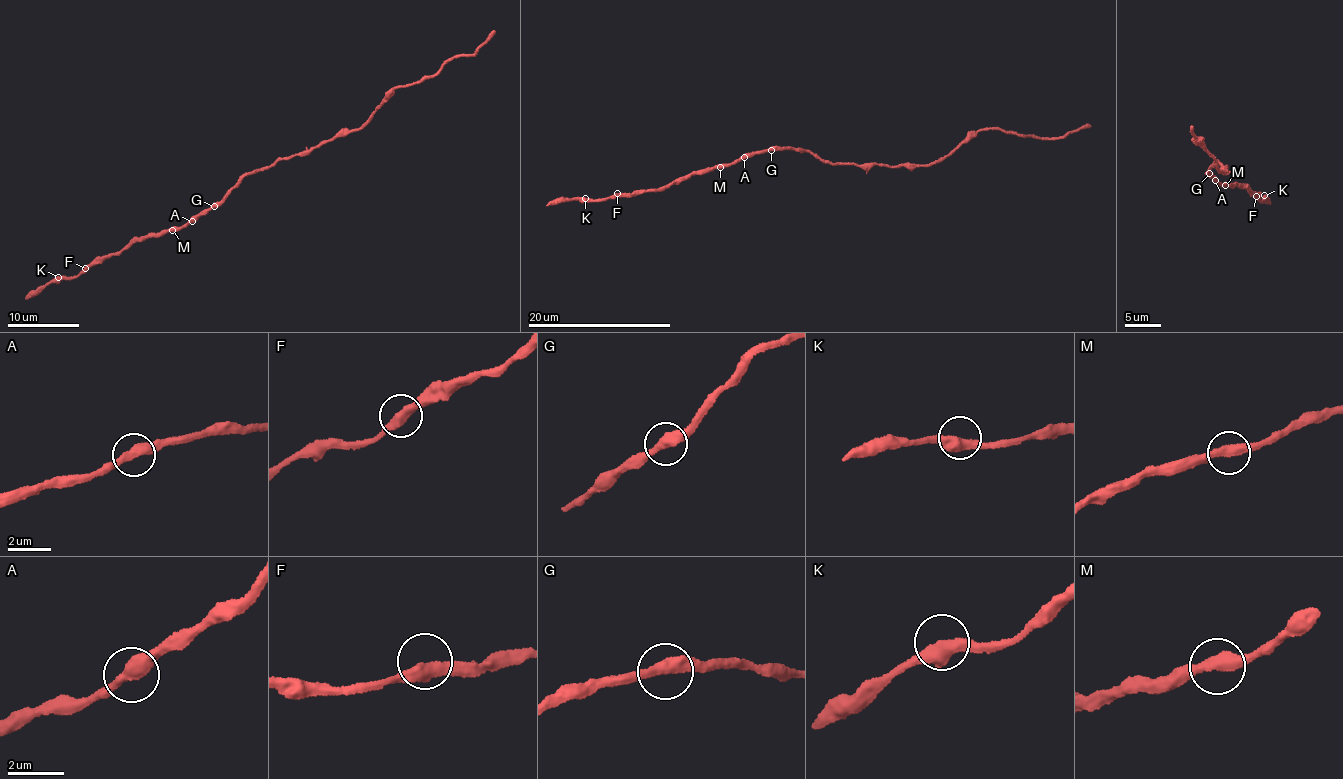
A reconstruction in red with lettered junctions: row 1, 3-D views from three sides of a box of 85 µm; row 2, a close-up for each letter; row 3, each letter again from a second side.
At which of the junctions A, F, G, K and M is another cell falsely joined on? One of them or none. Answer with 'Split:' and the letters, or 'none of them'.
Split: none of them

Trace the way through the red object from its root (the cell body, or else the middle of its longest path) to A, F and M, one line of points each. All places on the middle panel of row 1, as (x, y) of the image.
A: (824, 161), (809, 153), (781, 147), (744, 157)
F: (824, 161), (809, 153), (781, 147), (734, 159), (730, 164), (693, 171), (655, 190), (617, 193)
M: (824, 161), (809, 153), (781, 147), (734, 159), (720, 167)

